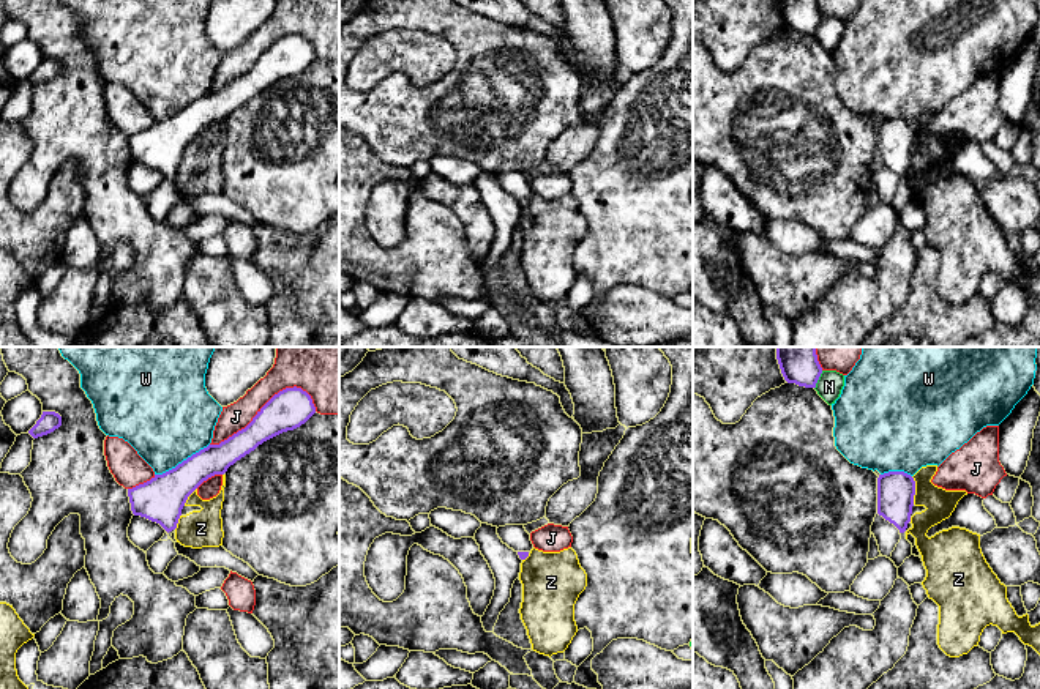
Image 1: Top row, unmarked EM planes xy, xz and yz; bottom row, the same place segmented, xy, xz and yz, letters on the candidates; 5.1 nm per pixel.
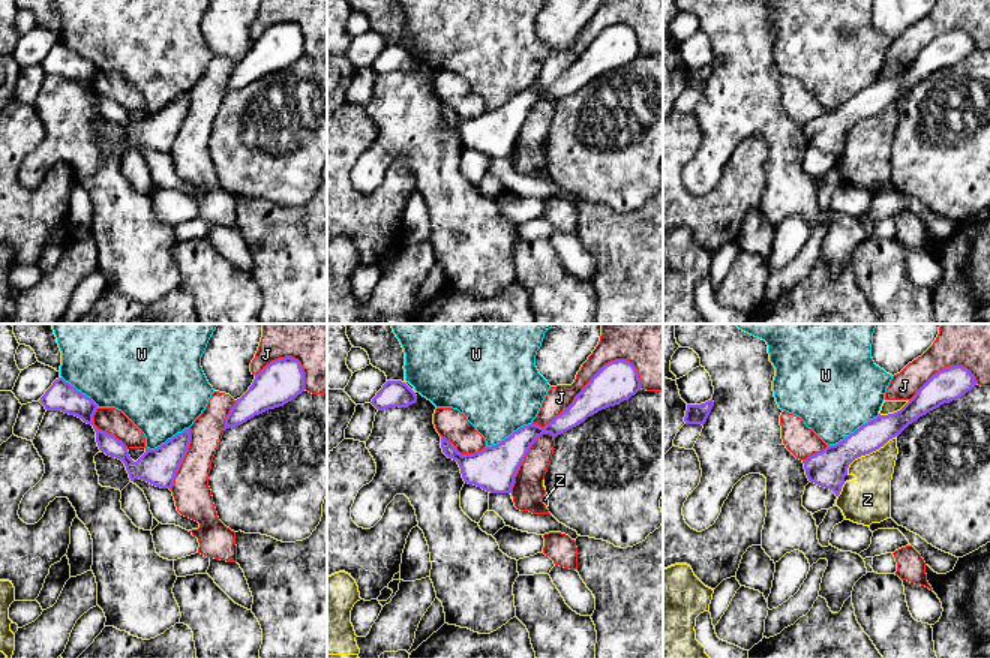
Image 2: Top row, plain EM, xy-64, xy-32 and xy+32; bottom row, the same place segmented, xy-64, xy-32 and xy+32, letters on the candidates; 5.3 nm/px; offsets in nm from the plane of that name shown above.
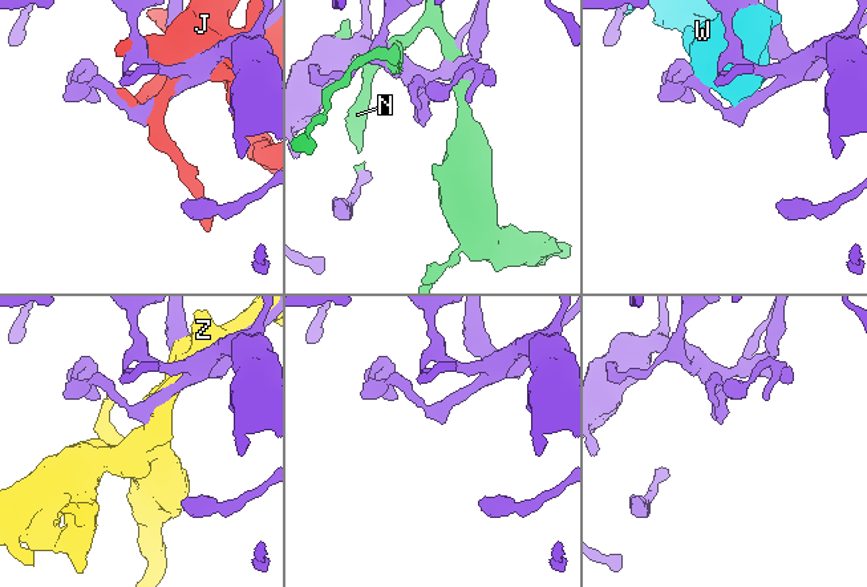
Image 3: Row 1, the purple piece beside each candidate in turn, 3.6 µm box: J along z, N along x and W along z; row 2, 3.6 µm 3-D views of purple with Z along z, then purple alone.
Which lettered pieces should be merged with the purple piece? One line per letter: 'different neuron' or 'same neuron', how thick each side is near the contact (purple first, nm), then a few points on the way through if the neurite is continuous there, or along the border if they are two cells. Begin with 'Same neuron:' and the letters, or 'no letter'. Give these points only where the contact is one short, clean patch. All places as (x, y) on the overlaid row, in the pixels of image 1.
Same neuron: no letter
J: different neuron; calibres 200 and 170 nm
N: different neuron; calibres 200 and 130 nm
W: different neuron; calibres 240 and 480 nm
Z: different neuron; calibres 190 and 150 nm

